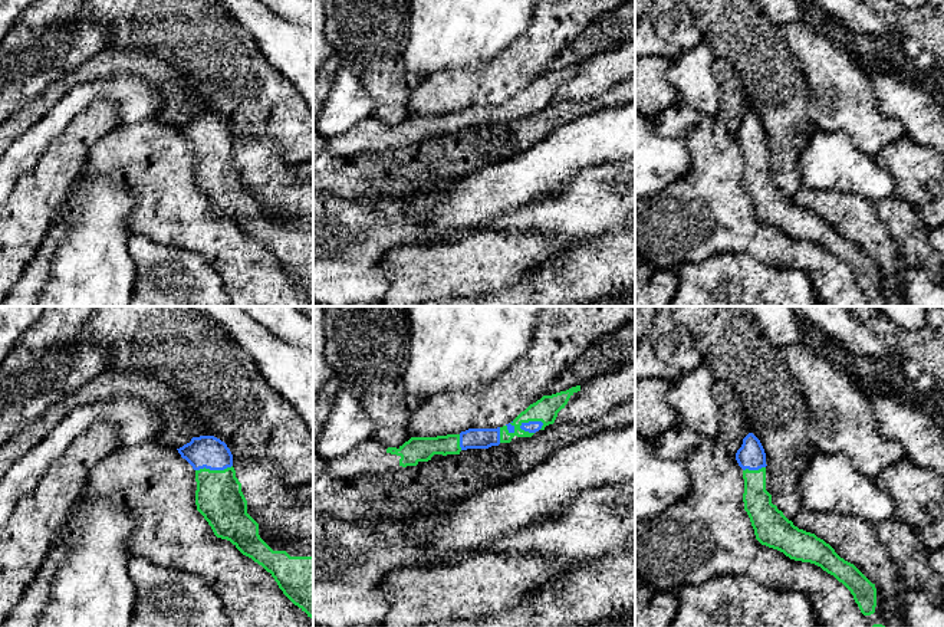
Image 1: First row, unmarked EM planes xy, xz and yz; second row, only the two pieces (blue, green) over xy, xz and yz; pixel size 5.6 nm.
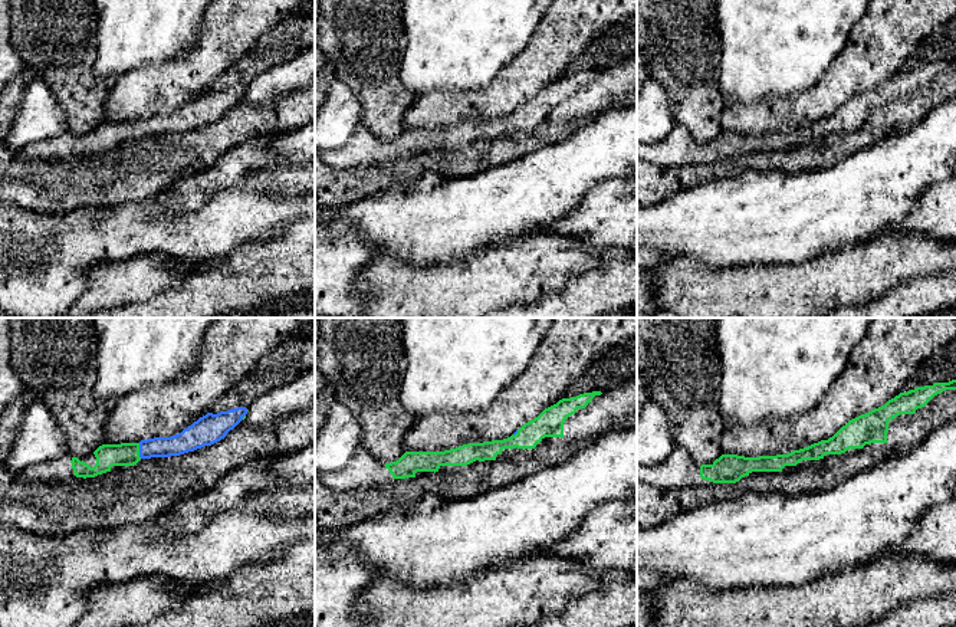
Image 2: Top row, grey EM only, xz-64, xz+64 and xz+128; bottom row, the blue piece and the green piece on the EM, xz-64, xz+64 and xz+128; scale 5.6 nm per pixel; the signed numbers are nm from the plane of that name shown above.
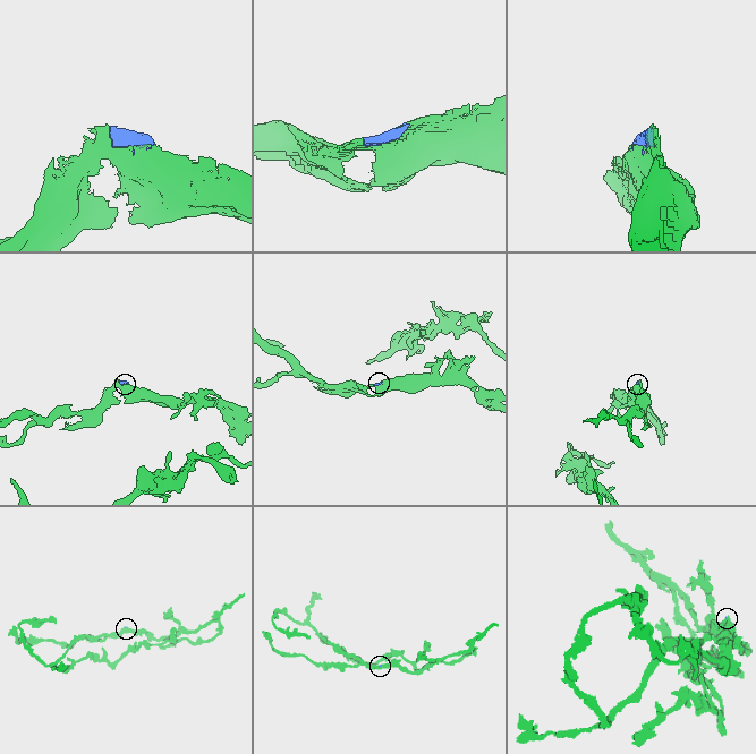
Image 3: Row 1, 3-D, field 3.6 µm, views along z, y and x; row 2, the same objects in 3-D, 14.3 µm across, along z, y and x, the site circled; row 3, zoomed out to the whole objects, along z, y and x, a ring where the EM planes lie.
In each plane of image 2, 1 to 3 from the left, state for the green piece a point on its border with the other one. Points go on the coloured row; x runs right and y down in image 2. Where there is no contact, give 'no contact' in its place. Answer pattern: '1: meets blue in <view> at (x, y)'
1: meets blue in xz-64 at (140, 450)
2: meets blue in xz+64 at (515, 433)
3: no contact

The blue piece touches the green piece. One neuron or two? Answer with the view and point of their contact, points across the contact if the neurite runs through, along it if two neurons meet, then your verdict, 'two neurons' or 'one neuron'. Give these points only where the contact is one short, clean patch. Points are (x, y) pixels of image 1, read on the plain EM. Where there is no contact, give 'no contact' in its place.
meets blue in xz at (530, 99); one neuron

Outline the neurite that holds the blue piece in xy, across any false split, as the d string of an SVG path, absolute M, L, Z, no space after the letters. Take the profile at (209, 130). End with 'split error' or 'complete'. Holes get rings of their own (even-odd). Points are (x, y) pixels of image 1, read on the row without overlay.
M200 114L177 128L195 148L197 188L214 213L230 219L270 250L283 272L313 296L313 234L273 229L260 216L259 201L247 191L247 178L227 122L214 114Z; split error

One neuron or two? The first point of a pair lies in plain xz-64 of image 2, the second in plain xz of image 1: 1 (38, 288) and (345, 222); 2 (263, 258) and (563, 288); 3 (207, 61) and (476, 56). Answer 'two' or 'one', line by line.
1: one
2: one
3: two

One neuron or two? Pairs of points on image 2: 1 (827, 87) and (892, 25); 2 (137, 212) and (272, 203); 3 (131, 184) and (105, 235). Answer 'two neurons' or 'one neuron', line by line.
1: one neuron
2: one neuron
3: two neurons

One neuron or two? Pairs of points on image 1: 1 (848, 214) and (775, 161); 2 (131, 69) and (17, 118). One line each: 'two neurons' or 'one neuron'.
1: two neurons
2: one neuron

